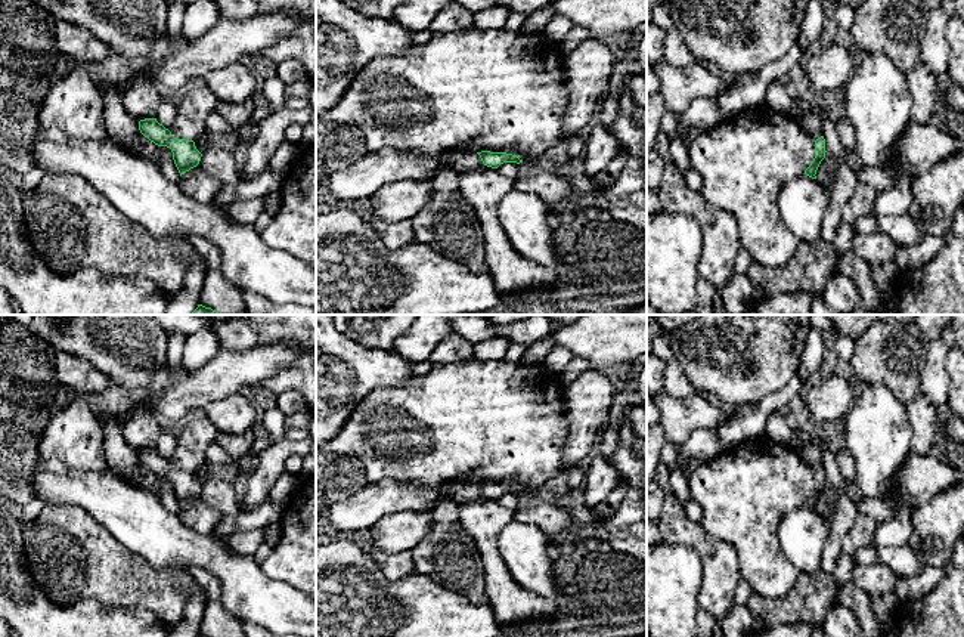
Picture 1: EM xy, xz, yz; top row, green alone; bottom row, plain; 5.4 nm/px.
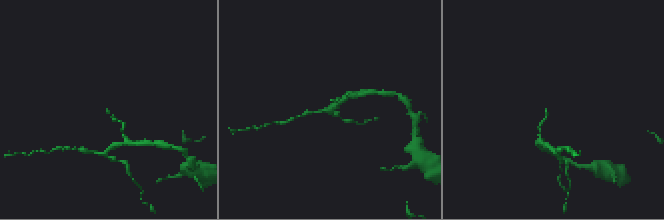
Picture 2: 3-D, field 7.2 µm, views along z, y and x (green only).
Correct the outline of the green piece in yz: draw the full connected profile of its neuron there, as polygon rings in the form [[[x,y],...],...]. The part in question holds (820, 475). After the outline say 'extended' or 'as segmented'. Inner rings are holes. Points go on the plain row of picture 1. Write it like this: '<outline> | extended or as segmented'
[[[824,467],[818,469],[815,471],[815,489],[813,492],[810,494],[810,497],[805,501],[805,505],[812,508],[812,510],[816,510],[816,501],[821,495],[821,492],[825,489],[825,470]]] | as segmented

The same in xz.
[[[481,482],[477,483],[483,492],[484,497],[498,500],[503,494],[523,494],[517,486],[506,485],[506,483],[490,483],[490,482]]] | as segmented

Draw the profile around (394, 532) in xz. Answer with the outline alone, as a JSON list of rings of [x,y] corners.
[[[433,510],[390,513],[368,528],[373,548],[385,553],[412,550],[430,531]]]

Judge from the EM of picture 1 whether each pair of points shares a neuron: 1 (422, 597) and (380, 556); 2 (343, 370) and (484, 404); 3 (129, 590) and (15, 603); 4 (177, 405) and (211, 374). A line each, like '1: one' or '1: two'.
1: two
2: two
3: two
4: one

